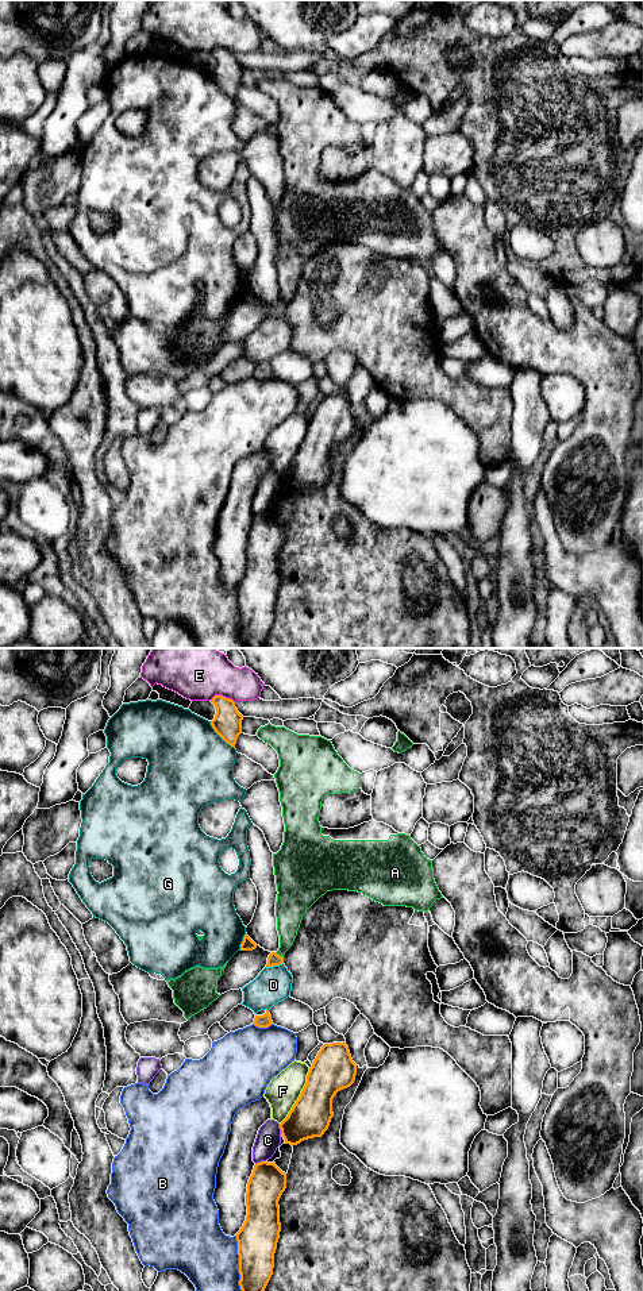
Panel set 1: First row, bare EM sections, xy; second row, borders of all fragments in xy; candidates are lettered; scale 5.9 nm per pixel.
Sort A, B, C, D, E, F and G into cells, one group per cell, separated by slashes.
A / B / C / D / E / F / G

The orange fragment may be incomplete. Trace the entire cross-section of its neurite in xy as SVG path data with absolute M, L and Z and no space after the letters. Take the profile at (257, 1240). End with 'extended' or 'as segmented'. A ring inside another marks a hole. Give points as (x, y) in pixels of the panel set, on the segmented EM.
M274 1161L254 1165L247 1183L246 1221L236 1233L242 1291L265 1291L273 1275L281 1232L278 1201L285 1188L286 1174Z | as segmented

